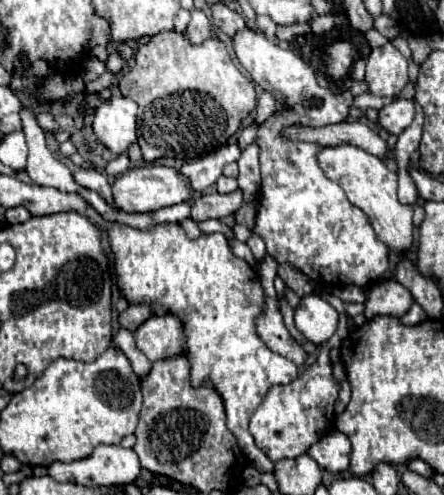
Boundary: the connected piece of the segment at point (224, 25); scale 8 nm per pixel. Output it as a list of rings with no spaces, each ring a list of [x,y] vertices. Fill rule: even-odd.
[[[217,4],[213,6],[213,22],[217,28],[221,28],[227,36],[235,36],[239,30],[247,28],[247,22],[241,14],[237,14],[235,10],[227,8],[225,4]]]

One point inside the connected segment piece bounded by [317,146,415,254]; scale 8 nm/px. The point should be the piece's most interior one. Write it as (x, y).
(369, 184)

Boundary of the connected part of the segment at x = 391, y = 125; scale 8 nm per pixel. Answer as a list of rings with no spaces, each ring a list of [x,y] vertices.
[[[395,98],[391,104],[379,110],[379,124],[389,132],[399,136],[415,118],[415,104],[413,100]]]

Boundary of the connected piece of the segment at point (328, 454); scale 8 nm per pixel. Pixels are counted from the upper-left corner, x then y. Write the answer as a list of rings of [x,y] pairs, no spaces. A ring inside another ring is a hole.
[[[343,432],[327,434],[323,440],[313,444],[309,450],[309,456],[319,462],[329,472],[345,472],[349,470],[349,458],[351,458],[351,440]]]

